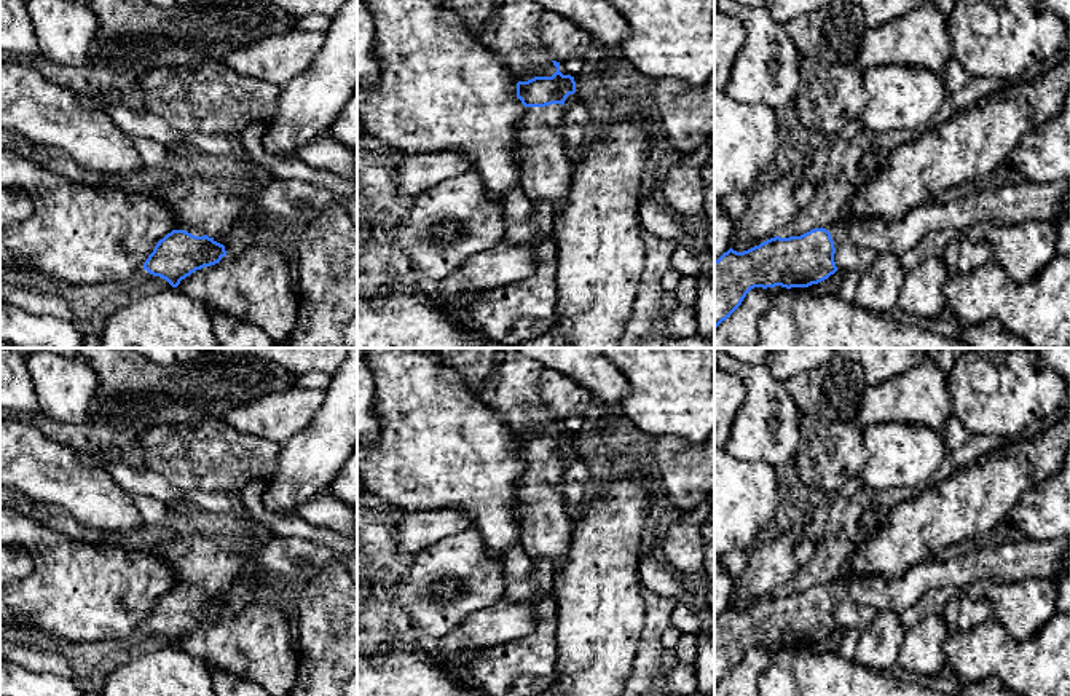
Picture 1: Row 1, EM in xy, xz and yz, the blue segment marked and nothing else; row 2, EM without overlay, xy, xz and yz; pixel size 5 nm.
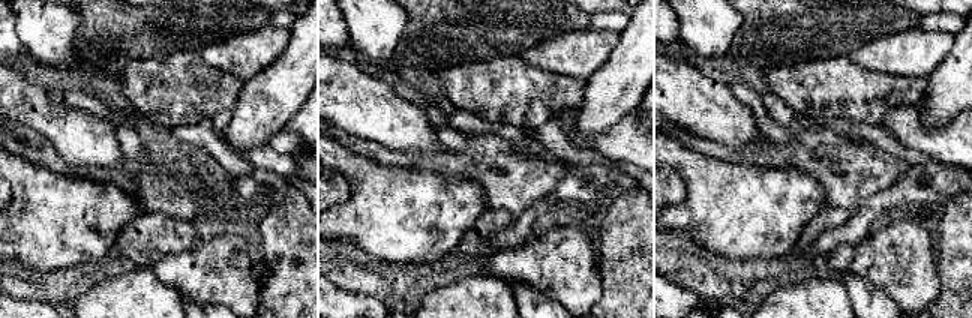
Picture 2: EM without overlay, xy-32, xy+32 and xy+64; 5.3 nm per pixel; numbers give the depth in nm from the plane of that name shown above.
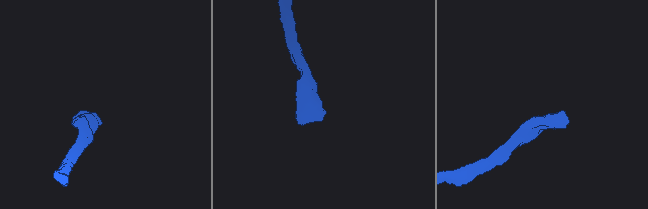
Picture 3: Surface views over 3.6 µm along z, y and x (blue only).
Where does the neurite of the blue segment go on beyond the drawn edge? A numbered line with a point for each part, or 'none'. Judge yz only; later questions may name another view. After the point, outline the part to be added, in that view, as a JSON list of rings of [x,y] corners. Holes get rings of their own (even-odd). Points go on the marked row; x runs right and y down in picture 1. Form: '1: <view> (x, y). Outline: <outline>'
1: yz (1002, 203). Outline: [[[1070,179],[1051,184],[992,184],[985,190],[962,190],[939,201],[917,206],[901,220],[847,219],[824,227],[839,249],[845,244],[901,257],[934,231],[965,233],[981,222],[997,225],[1052,220],[1062,211]]]

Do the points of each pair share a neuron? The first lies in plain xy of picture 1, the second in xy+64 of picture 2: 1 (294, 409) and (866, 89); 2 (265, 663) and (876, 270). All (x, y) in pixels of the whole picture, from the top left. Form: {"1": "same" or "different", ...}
{"1": "different", "2": "same"}

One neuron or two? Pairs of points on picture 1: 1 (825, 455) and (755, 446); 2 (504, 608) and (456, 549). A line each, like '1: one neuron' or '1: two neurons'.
1: two neurons
2: two neurons

